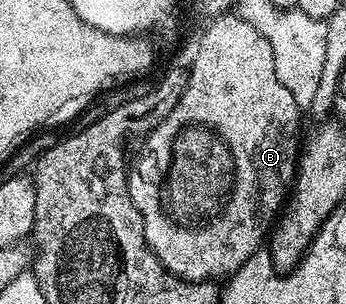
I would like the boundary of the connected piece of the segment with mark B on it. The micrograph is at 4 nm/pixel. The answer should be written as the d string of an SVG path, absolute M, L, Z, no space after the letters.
M218 16L208 23L209 27L201 38L201 51L194 56L193 67L188 67L189 79L185 85L185 91L181 93L171 112L167 112L165 119L144 135L142 142L145 143L138 148L137 159L134 162L132 159L127 166L129 195L135 208L139 208L146 244L167 270L177 278L185 278L189 282L228 279L229 275L234 274L256 250L262 249L271 227L282 213L293 189L293 179L297 176L299 147L303 142L303 134L301 138L303 112L295 104L295 96L291 96L291 92L287 92L287 87L279 84L279 76L275 76L275 56L271 56L271 44L267 44L265 37L255 32L255 28L247 24L247 20L239 16L229 17Z

